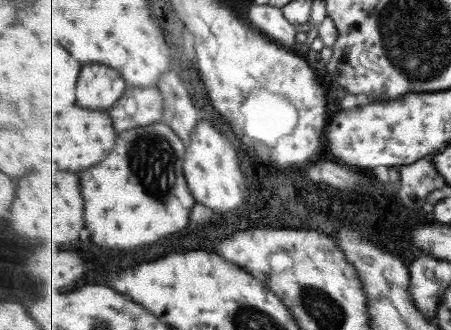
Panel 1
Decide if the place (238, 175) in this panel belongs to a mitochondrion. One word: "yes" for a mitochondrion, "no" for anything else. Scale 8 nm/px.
no

